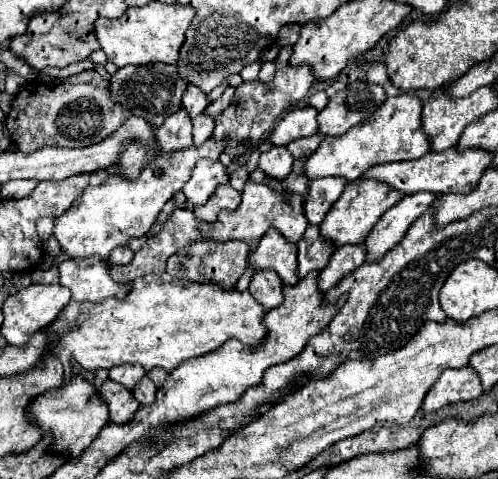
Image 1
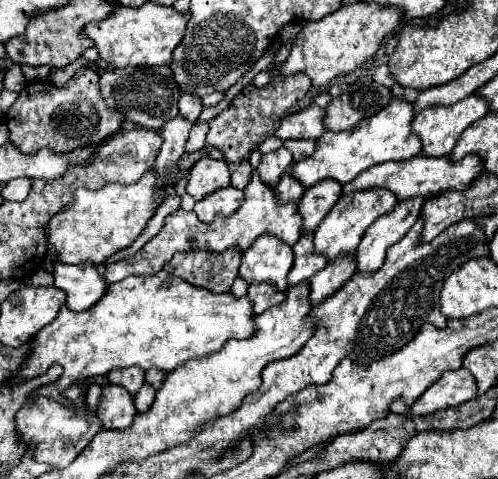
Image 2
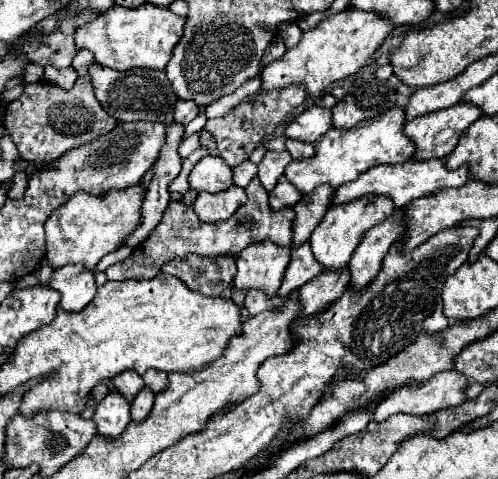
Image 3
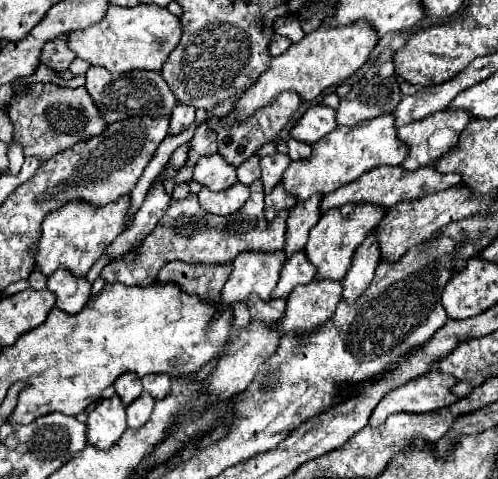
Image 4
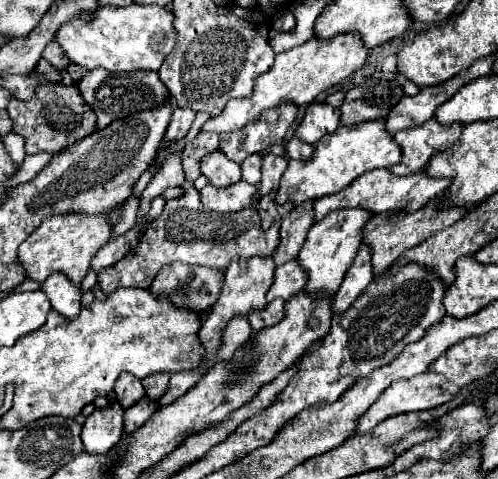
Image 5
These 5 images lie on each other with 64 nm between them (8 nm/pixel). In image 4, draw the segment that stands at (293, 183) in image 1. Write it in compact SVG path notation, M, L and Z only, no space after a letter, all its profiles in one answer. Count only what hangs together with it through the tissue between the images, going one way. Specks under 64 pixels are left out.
M282 182L266 196L266 218L272 220L280 210L290 210L296 204L296 196L288 194L282 186Z

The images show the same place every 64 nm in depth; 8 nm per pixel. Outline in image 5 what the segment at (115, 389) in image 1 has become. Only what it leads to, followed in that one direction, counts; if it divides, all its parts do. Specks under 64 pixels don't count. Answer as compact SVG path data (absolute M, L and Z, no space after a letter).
M110 400L108 406L96 408L82 426L82 442L86 452L106 454L112 446L122 440L124 434L124 408Z

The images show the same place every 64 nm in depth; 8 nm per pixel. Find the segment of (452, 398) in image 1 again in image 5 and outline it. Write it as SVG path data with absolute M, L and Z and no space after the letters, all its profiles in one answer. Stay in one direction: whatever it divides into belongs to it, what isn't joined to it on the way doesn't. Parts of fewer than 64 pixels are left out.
M426 372L426 374L420 374L420 376L414 376L412 380L398 380L396 384L388 386L386 392L378 398L376 404L370 406L370 410L358 420L358 428L354 434L366 434L370 432L374 426L378 426L382 420L390 418L390 416L396 416L396 414L404 414L404 412L420 412L420 410L430 410L430 408L436 408L448 400L452 400L450 392L444 390L444 376L440 374L434 374L434 372Z

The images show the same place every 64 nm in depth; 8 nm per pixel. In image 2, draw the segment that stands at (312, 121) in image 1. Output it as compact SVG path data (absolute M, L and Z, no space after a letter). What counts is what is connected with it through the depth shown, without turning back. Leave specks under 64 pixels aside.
M316 104L298 110L294 114L284 116L276 130L276 138L290 140L290 138L320 138L324 134L324 110Z

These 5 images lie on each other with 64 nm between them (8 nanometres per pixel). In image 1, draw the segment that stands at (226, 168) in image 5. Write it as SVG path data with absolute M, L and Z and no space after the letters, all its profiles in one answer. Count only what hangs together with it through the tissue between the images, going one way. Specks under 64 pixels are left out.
M204 158L204 160L198 160L198 164L194 166L194 172L192 172L190 180L184 184L182 192L186 194L190 204L202 206L212 196L216 186L226 184L226 182L228 182L228 174L226 174L226 168L222 166L222 162Z

